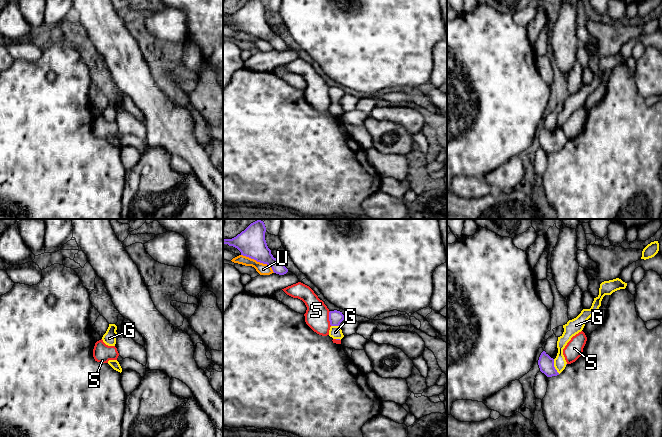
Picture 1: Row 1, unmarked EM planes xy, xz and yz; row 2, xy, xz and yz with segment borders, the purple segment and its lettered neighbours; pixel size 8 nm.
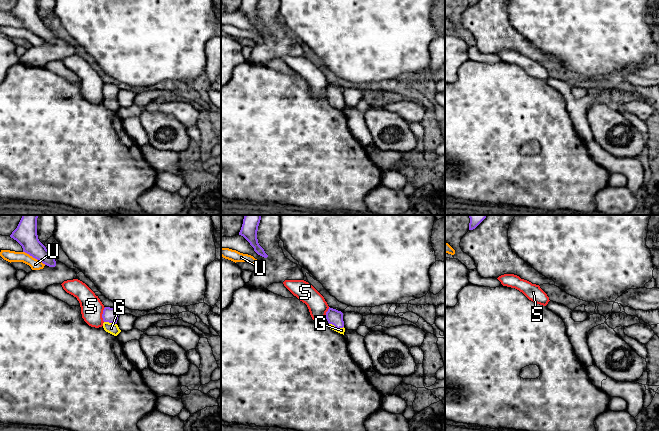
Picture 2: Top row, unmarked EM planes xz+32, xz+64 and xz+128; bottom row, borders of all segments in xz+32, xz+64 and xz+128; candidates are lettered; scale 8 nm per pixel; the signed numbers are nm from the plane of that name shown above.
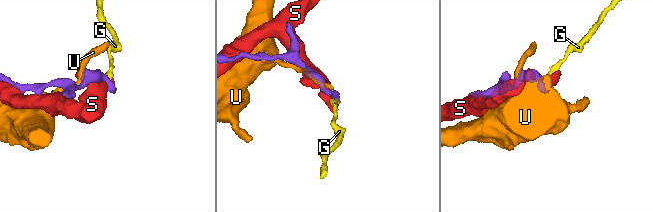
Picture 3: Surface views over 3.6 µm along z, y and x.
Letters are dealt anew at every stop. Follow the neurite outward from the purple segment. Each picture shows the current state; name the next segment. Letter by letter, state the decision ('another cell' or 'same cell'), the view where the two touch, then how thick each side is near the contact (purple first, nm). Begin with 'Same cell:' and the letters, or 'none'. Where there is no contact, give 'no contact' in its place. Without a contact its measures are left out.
Same cell: G
G: same cell; meets purple in yz; 130 nm thick on the purple side, 100 nm on the other
S: another cell; meets purple in xz; 110 nm thick on the purple side, 190 nm on the other
U: another cell; meets purple in xz; 220 nm thick on the purple side, 100 nm on the other

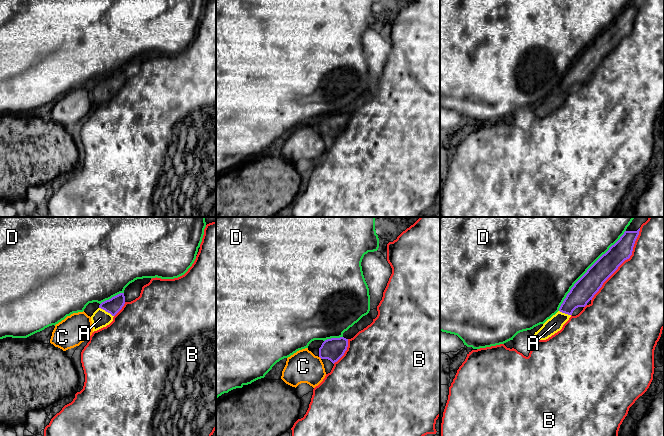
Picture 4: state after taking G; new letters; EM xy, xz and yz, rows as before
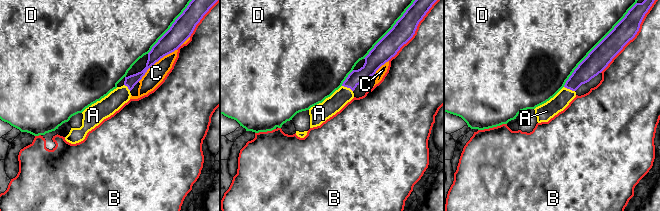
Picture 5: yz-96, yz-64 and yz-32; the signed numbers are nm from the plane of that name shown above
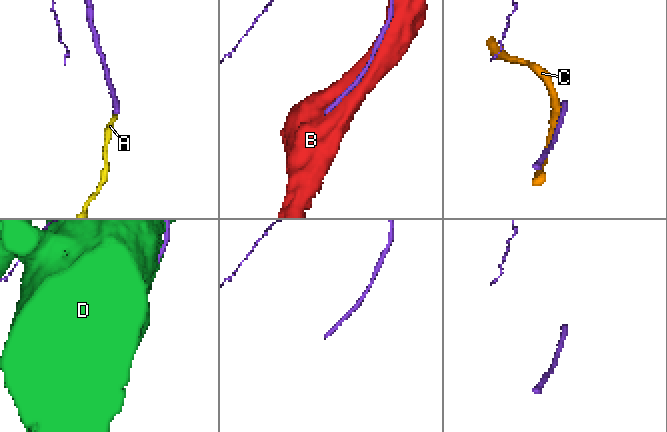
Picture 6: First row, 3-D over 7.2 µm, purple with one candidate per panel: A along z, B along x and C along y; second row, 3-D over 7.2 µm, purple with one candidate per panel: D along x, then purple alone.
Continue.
Same cell: A
A: same cell; meets purple in xy; 120 nm thick on the purple side, 140 nm on the other
B: another cell; meets purple in yz; 170 nm thick on the purple side, 500 nm on the other
C: another cell; meets purple in xz; 180 nm thick on the purple side, 260 nm on the other
D: another cell; meets purple in yz; 180 nm thick on the purple side, 480 nm on the other

